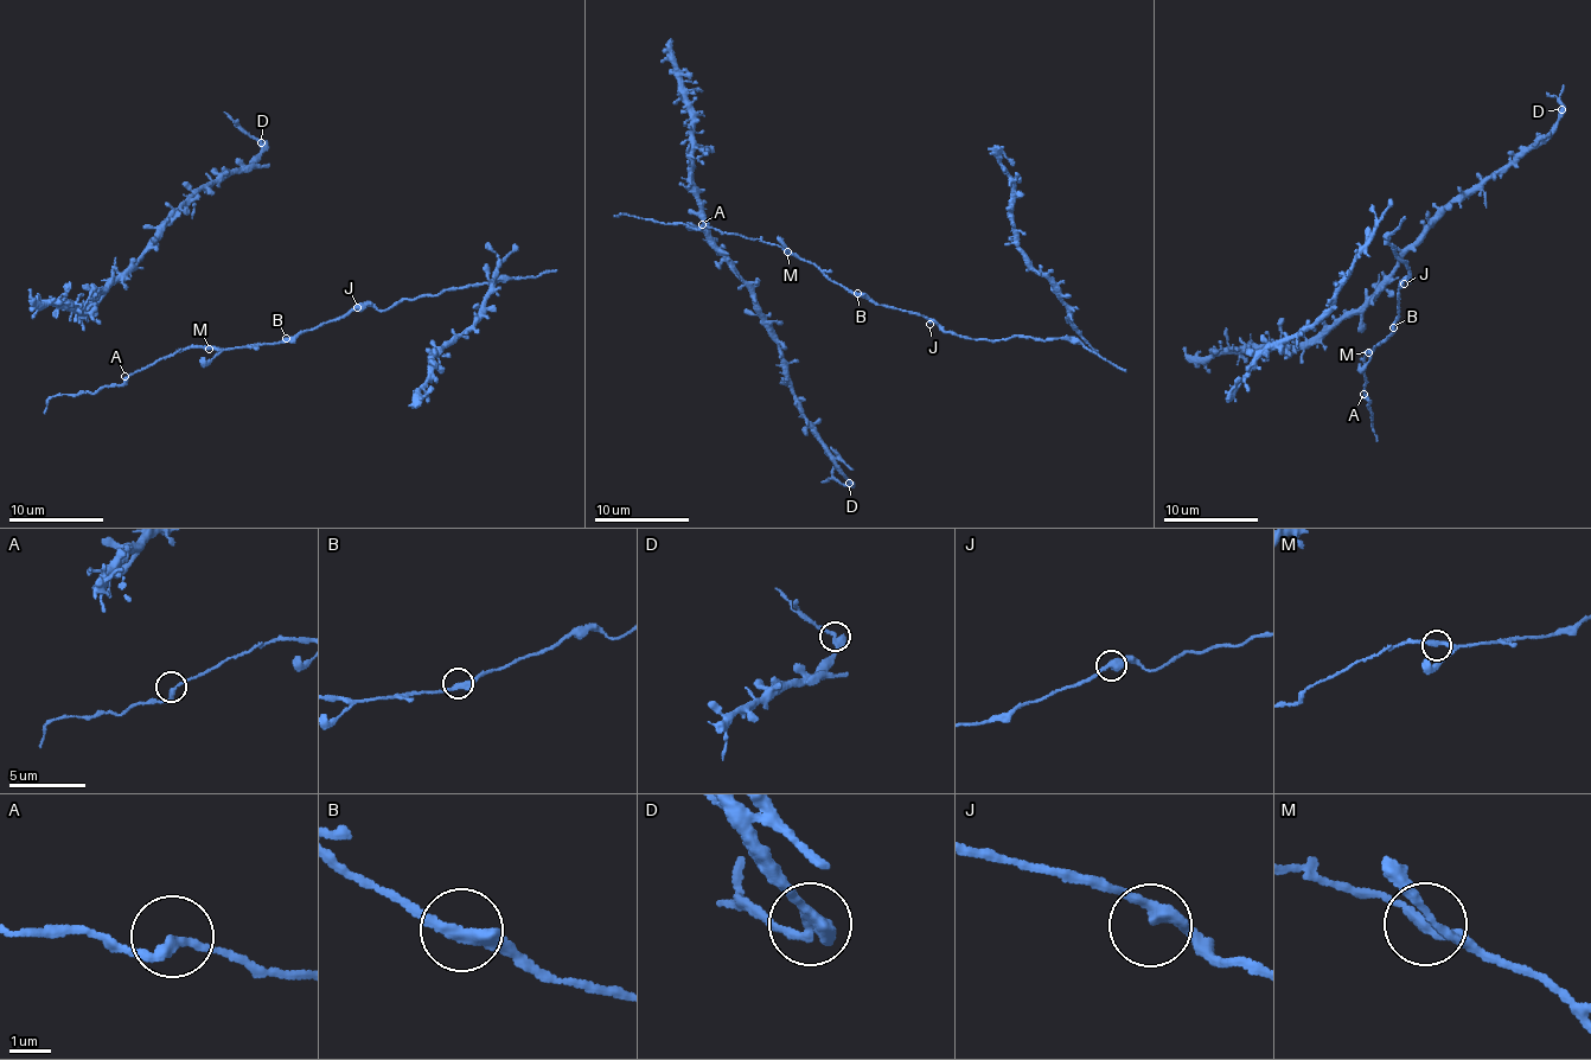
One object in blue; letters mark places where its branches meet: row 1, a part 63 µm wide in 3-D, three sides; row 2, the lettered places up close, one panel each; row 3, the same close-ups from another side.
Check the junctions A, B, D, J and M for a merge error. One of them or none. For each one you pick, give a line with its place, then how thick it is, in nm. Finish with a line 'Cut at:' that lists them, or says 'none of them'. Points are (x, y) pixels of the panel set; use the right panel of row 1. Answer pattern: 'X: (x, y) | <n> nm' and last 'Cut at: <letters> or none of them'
D: (1561, 109) | 380 nm
Cut at: D

